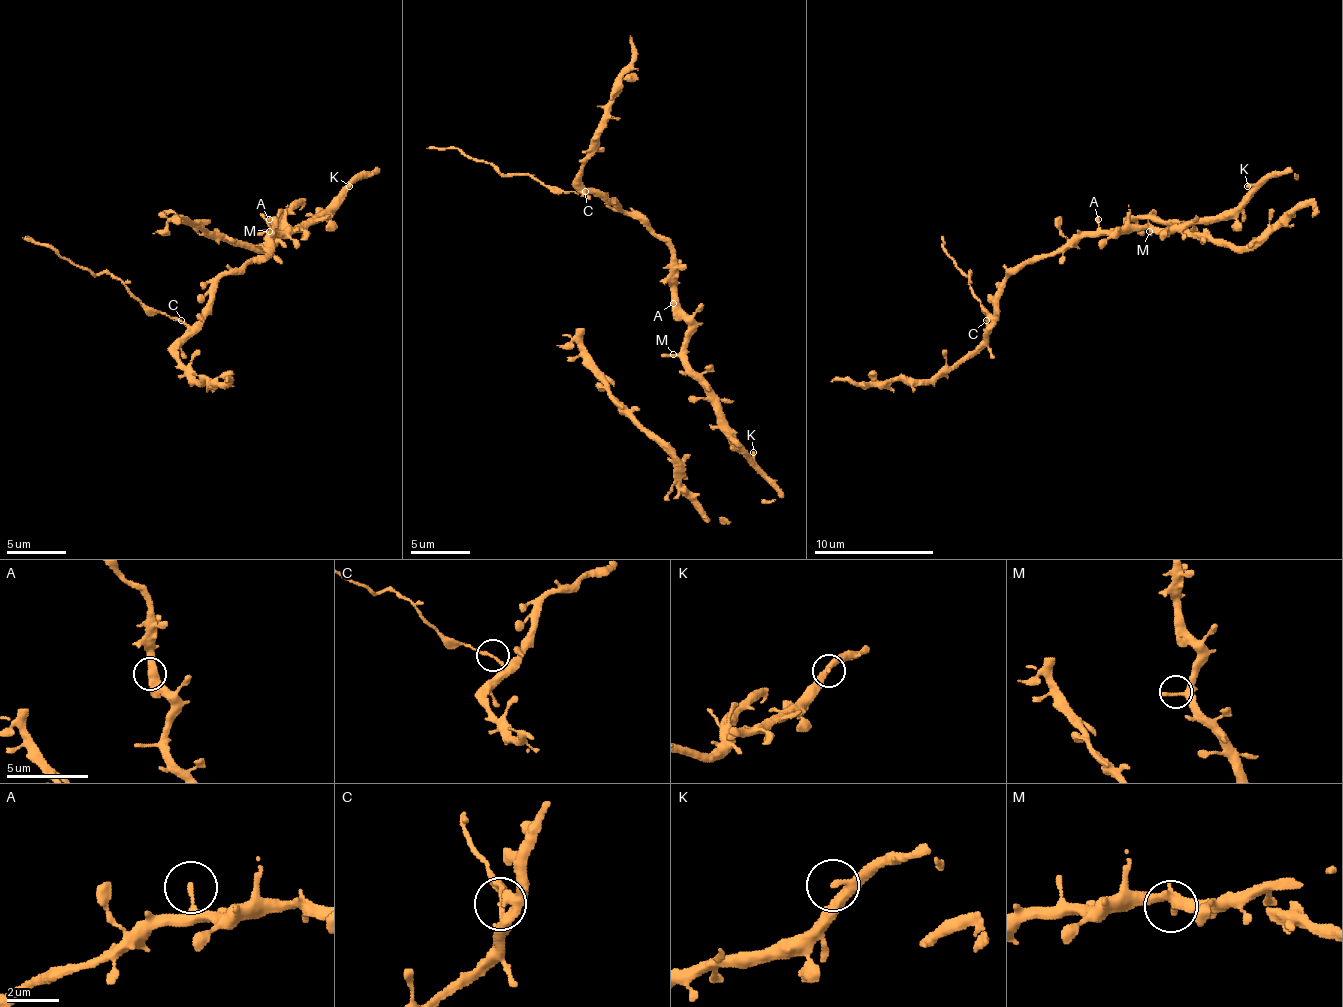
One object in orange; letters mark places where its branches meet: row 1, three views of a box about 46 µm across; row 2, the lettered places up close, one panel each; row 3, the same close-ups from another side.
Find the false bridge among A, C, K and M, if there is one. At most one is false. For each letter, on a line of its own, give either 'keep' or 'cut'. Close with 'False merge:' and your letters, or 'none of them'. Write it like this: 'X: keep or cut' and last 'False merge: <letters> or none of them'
A: keep
C: cut
K: keep
M: keep
False merge: C

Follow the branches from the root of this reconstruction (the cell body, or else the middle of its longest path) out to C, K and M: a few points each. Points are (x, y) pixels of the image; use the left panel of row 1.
C: (278, 231), (272, 237), (272, 246), (266, 255), (245, 261), (218, 282), (212, 306), (191, 327), (182, 321)
K: (278, 231), (284, 231), (281, 228), (299, 228), (304, 222), (316, 219), (349, 186)
M: (278, 231), (284, 231), (281, 228), (269, 231)

